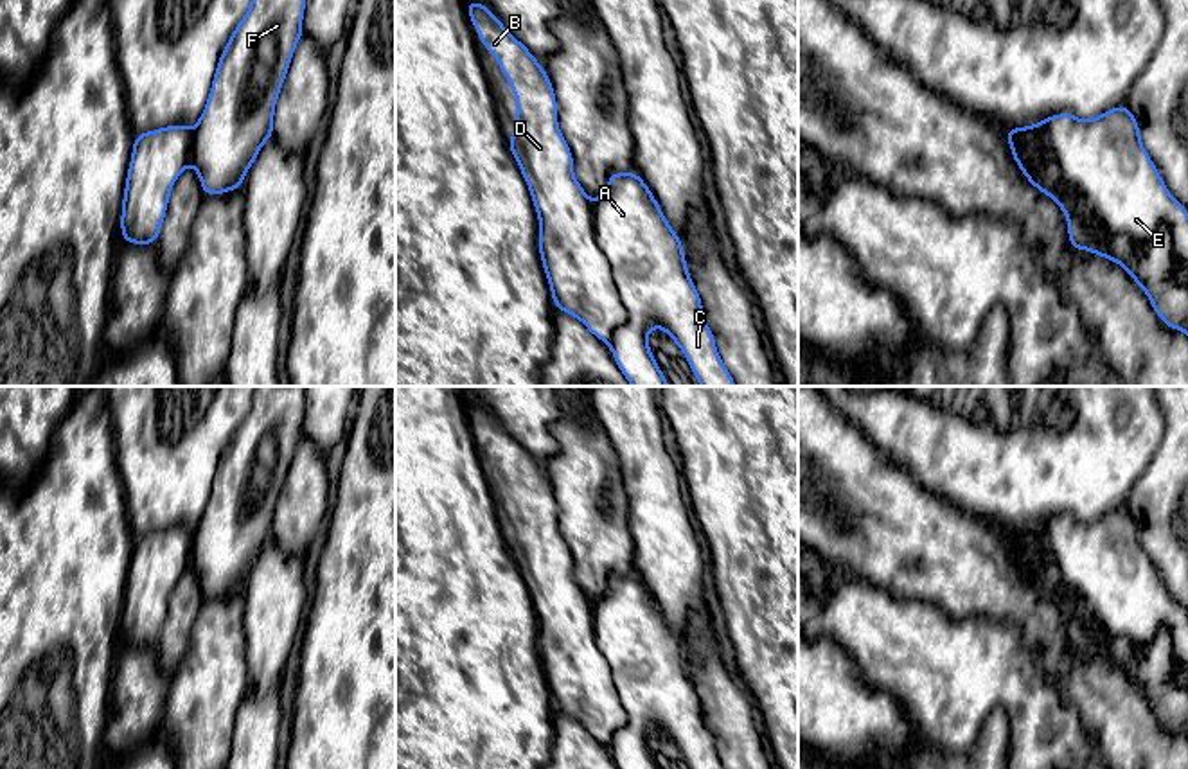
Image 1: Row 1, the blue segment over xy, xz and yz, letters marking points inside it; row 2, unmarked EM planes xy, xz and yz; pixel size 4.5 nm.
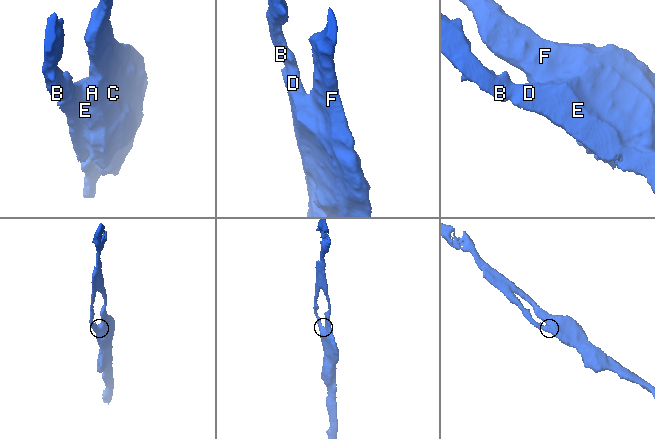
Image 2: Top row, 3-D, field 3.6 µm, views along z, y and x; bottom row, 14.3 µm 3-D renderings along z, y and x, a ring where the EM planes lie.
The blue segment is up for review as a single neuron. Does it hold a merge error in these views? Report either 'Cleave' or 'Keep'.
Cleave

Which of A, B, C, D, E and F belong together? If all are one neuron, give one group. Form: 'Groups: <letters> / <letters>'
Groups: A C F / B D E

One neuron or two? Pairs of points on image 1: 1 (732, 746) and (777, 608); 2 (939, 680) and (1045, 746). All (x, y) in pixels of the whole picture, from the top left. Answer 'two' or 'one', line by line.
1: two
2: one

